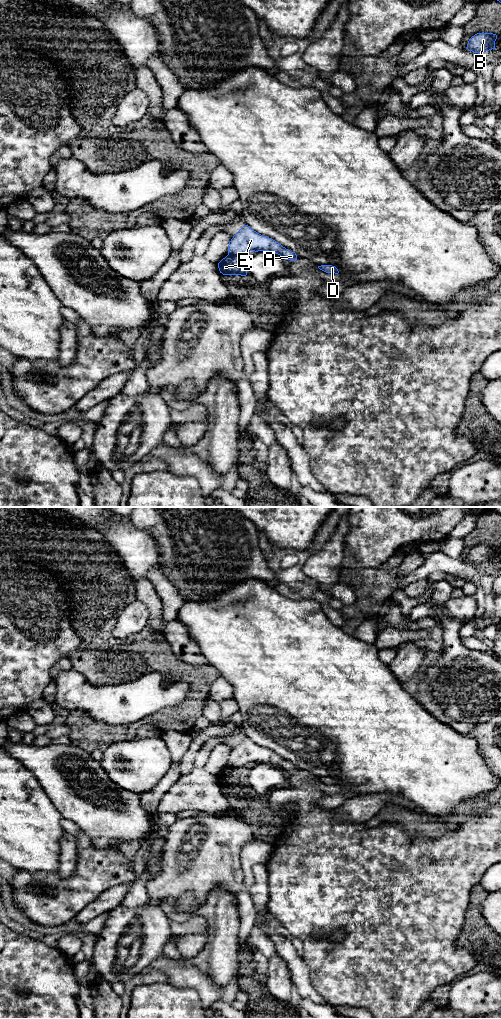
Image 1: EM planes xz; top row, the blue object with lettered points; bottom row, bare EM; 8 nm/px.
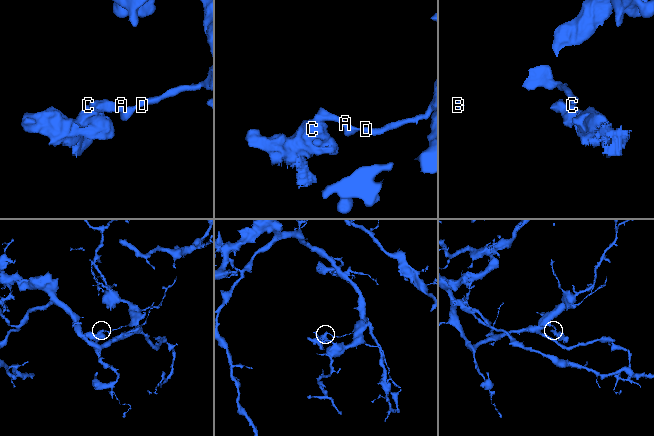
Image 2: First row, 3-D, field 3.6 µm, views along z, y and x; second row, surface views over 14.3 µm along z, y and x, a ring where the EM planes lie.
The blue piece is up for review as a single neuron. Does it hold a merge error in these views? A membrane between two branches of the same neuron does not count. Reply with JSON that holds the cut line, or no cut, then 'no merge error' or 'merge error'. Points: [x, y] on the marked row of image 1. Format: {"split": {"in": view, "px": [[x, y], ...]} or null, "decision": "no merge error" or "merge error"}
{"split": {"in": "xz", "px": [[228, 253], [243, 255]]}, "decision": "merge error"}

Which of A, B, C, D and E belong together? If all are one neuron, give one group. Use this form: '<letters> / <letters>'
A B D E / C

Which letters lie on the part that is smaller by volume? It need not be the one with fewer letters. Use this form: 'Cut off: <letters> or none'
Cut off: C

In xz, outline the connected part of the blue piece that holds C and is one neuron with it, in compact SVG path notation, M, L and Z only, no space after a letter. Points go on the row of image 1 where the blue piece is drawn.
M228 254L218 263L220 273L223 275L247 275L247 259L244 255Z

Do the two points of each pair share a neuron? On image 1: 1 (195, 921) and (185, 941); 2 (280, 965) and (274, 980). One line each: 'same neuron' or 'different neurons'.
1: different neurons
2: same neuron

